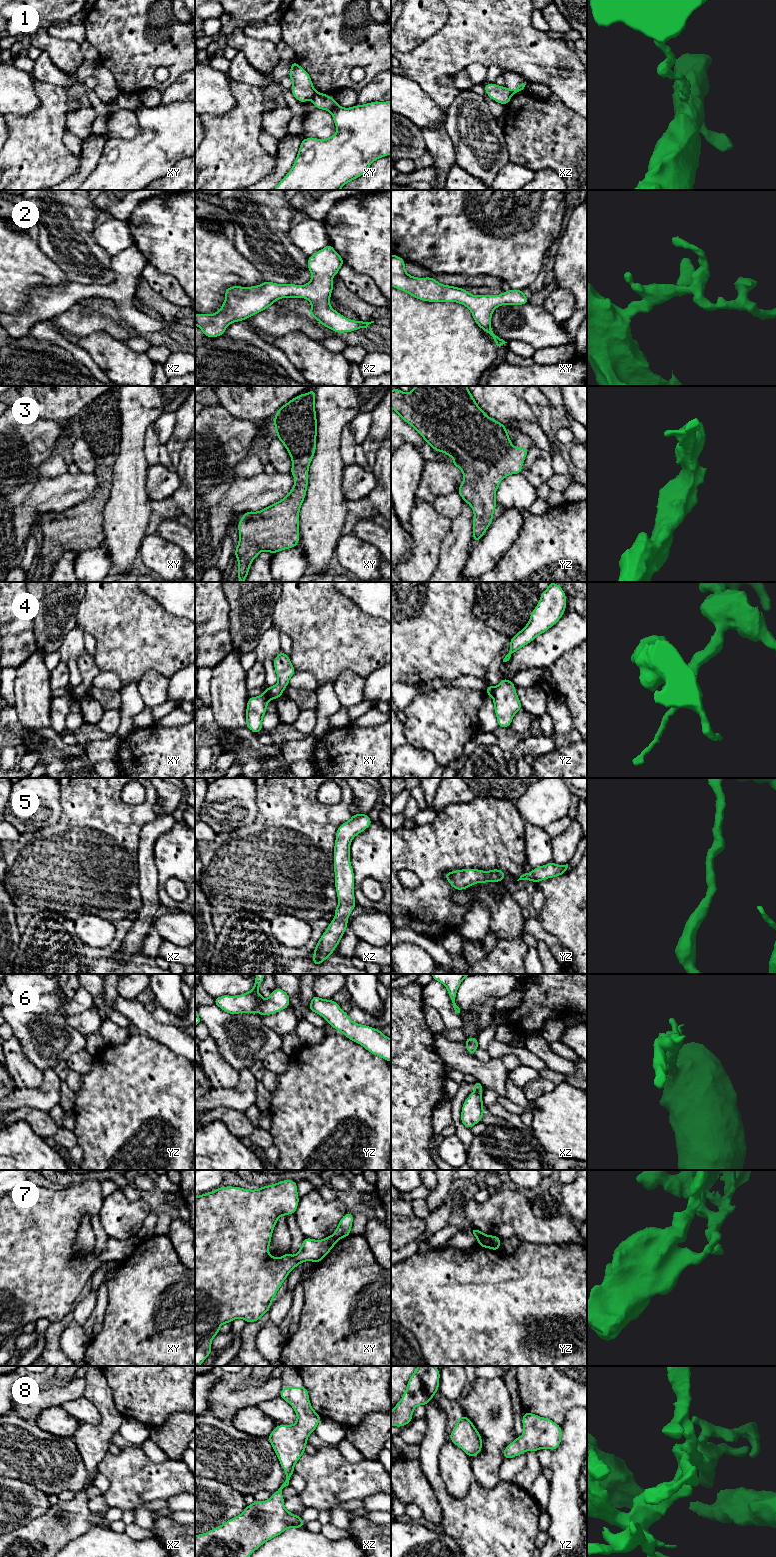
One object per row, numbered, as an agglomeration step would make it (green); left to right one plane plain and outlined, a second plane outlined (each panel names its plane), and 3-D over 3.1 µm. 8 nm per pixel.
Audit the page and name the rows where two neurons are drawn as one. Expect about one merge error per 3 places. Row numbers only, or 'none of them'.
1, 7

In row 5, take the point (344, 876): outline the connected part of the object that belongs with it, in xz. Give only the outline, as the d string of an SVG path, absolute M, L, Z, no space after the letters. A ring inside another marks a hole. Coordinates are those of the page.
M352 814L352 818L341 824L336 831L334 845L335 888L338 906L335 918L320 937L314 951L312 964L319 965L330 957L339 945L347 929L351 912L356 906L354 897L354 872L350 863L350 844L353 838L367 829L373 822L367 814Z

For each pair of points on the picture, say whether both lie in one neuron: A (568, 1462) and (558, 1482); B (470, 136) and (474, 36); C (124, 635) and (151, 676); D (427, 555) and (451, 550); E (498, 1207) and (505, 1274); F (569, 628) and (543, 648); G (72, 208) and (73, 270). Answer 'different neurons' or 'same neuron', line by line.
A: same neuron
B: different neurons
C: different neurons
D: different neurons
E: different neurons
F: same neuron
G: same neuron

